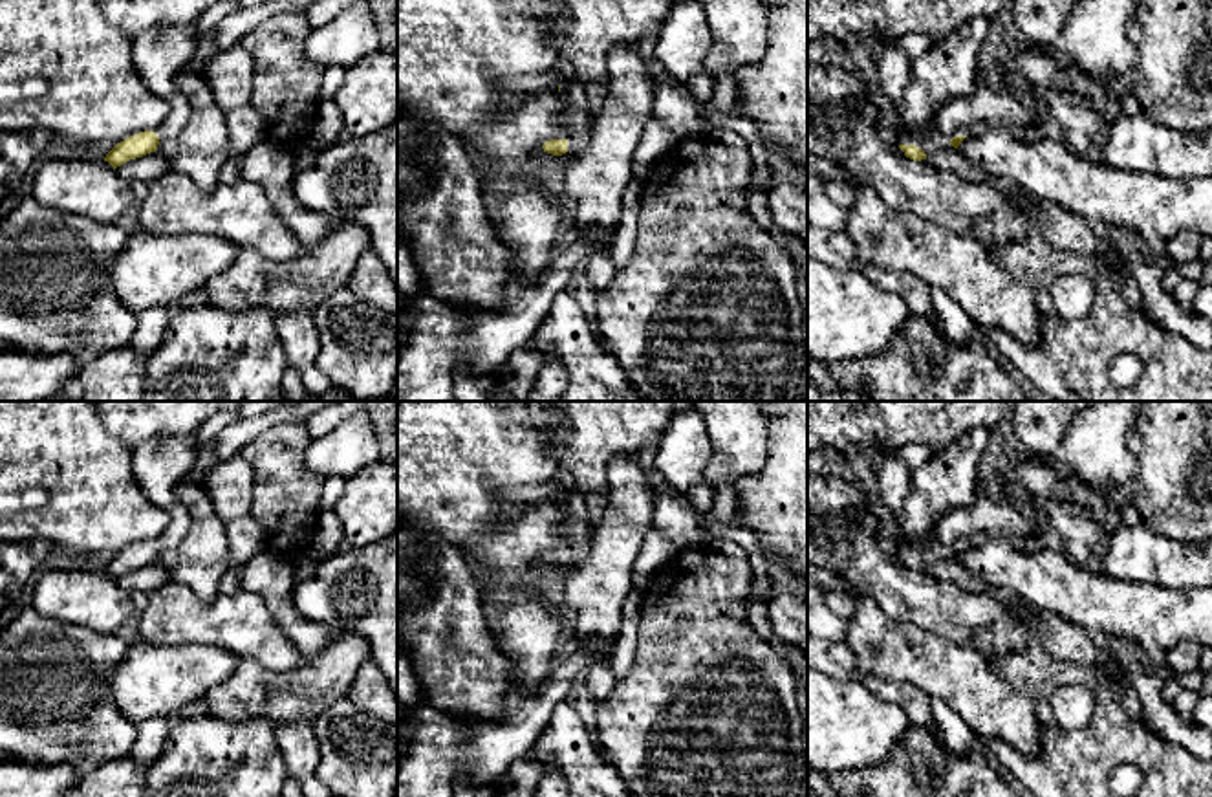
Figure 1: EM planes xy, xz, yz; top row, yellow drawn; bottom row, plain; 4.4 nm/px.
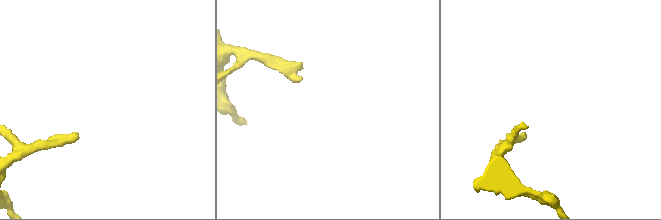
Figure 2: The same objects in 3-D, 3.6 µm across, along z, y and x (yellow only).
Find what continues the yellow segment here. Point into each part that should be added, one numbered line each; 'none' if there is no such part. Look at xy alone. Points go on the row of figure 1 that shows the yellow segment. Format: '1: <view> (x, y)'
1: xy (160, 54)

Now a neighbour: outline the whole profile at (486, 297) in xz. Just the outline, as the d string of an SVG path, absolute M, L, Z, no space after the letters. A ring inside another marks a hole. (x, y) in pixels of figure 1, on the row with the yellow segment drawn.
M397 108L397 159L419 163L430 178L432 187L421 194L397 194L397 231L408 240L412 260L423 278L425 291L434 299L452 304L472 304L485 310L502 310L503 289L513 280L513 258L498 240L494 225L485 209L483 174L461 139L434 126L416 126Z

